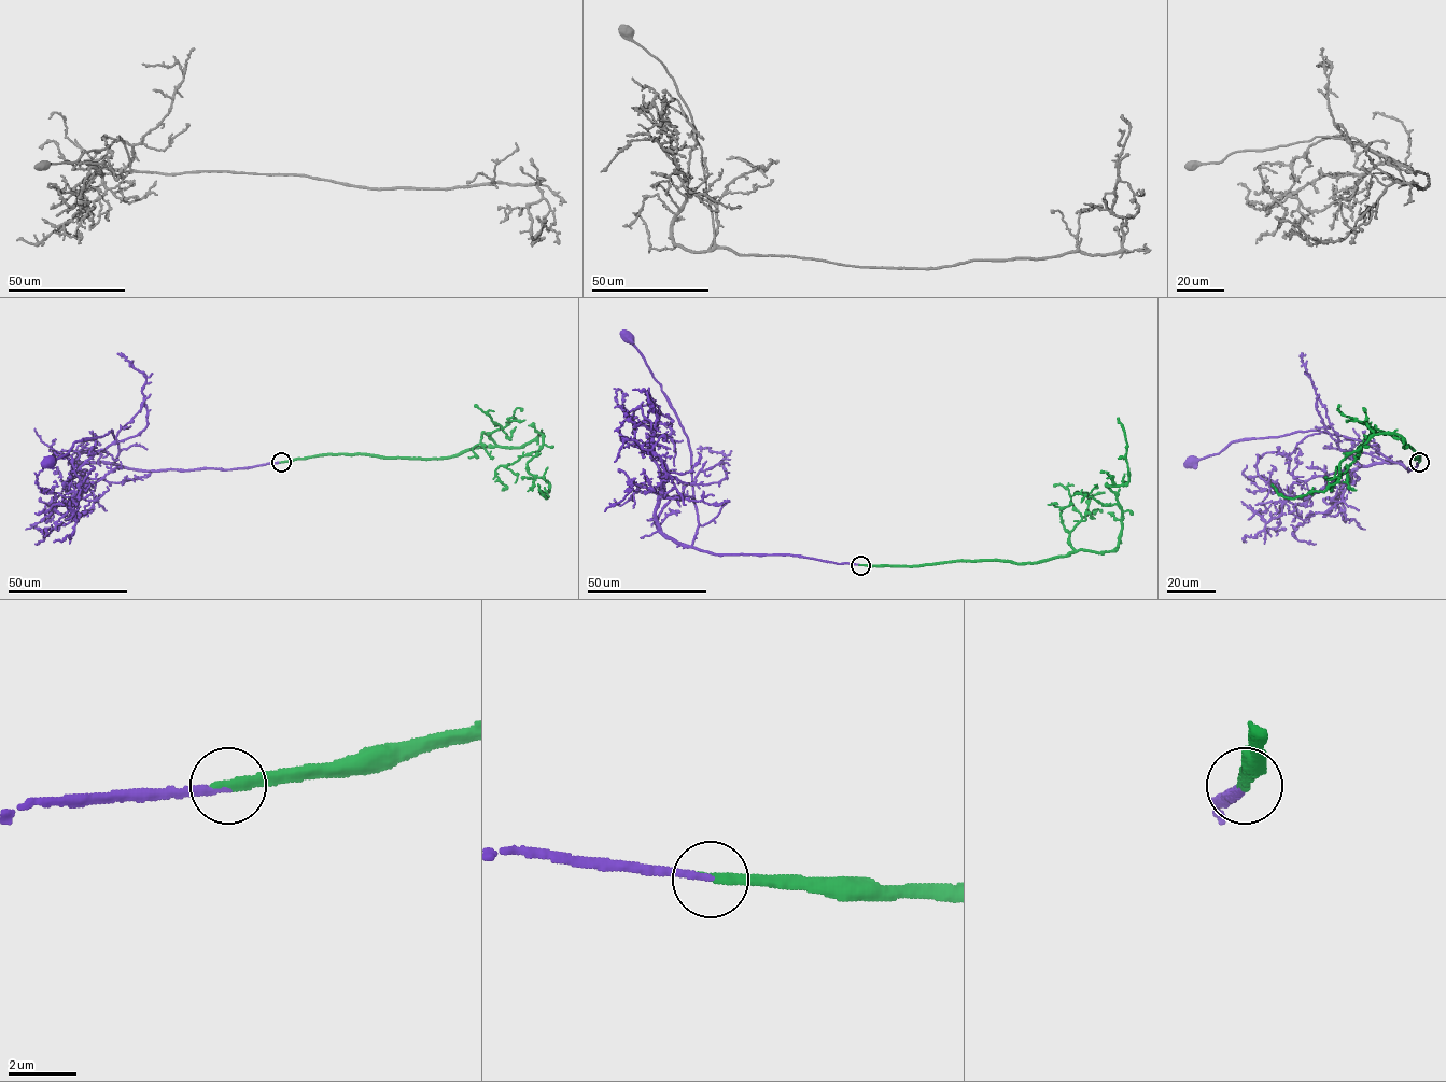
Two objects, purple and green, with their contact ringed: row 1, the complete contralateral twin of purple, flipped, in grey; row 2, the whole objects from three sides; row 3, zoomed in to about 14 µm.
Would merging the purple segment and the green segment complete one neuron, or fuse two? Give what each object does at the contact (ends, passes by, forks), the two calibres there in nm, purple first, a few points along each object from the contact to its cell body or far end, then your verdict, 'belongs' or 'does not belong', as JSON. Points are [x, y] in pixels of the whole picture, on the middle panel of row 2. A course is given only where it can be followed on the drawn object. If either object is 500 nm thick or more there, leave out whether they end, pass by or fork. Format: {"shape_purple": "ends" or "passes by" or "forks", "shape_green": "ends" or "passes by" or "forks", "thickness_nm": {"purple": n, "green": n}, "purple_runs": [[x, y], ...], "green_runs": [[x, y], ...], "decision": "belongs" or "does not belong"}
{"shape_purple": "ends", "shape_green": "ends", "thickness_nm": {"purple": 190, "green": 280}, "purple_runs": [[859, 564], [787, 554], [717, 553], [695, 548], [692, 546], [698, 515], [688, 439], [661, 385], [627, 337]], "green_runs": [[859, 564], [1040, 562], [1079, 550], [1112, 551], [1121, 507], [1106, 486], [1128, 481], [1126, 443], [1117, 418]], "decision": "belongs"}

